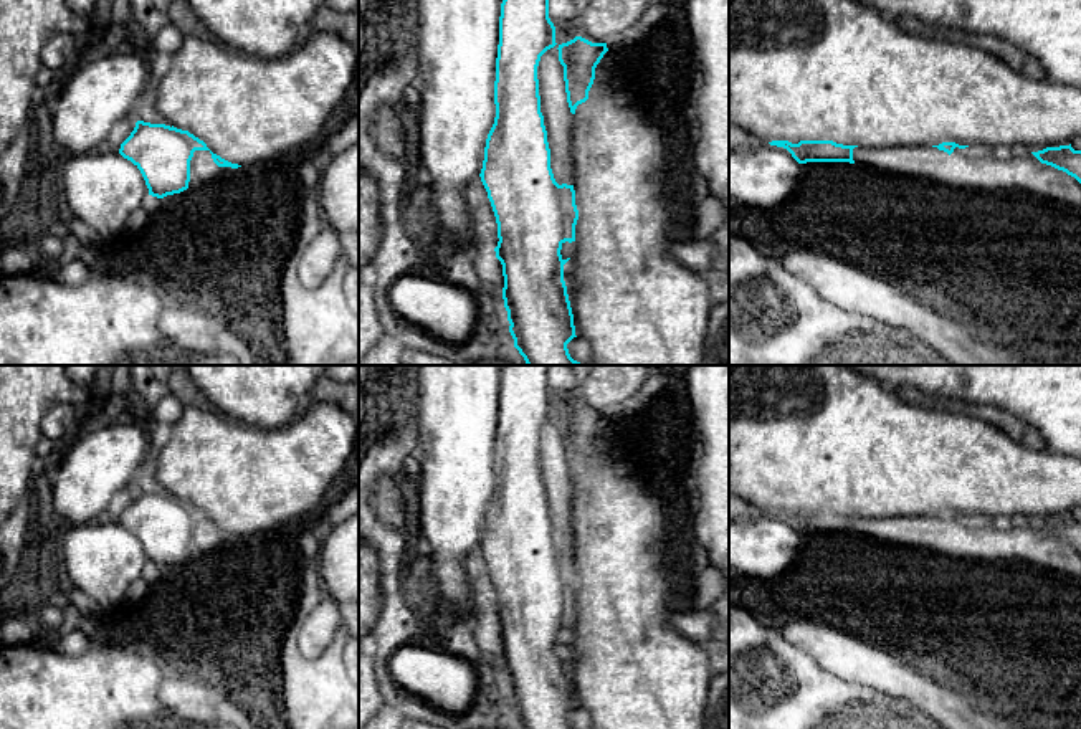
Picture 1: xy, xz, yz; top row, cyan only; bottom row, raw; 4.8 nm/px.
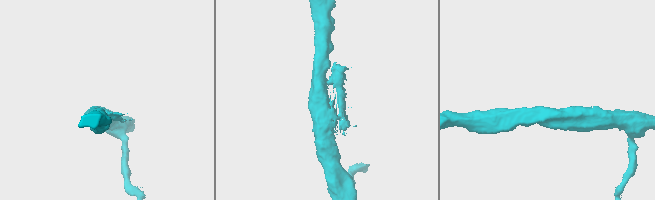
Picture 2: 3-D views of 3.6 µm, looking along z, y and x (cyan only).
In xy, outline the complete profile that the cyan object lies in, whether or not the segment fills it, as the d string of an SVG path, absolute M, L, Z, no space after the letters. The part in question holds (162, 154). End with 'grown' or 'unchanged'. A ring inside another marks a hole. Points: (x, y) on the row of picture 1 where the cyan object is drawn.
M137 121L119 154L140 170L149 195L164 198L188 188L195 150L210 149L188 131Z | unchanged

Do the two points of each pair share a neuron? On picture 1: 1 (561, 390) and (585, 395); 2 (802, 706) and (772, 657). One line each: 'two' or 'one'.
1: two
2: one

